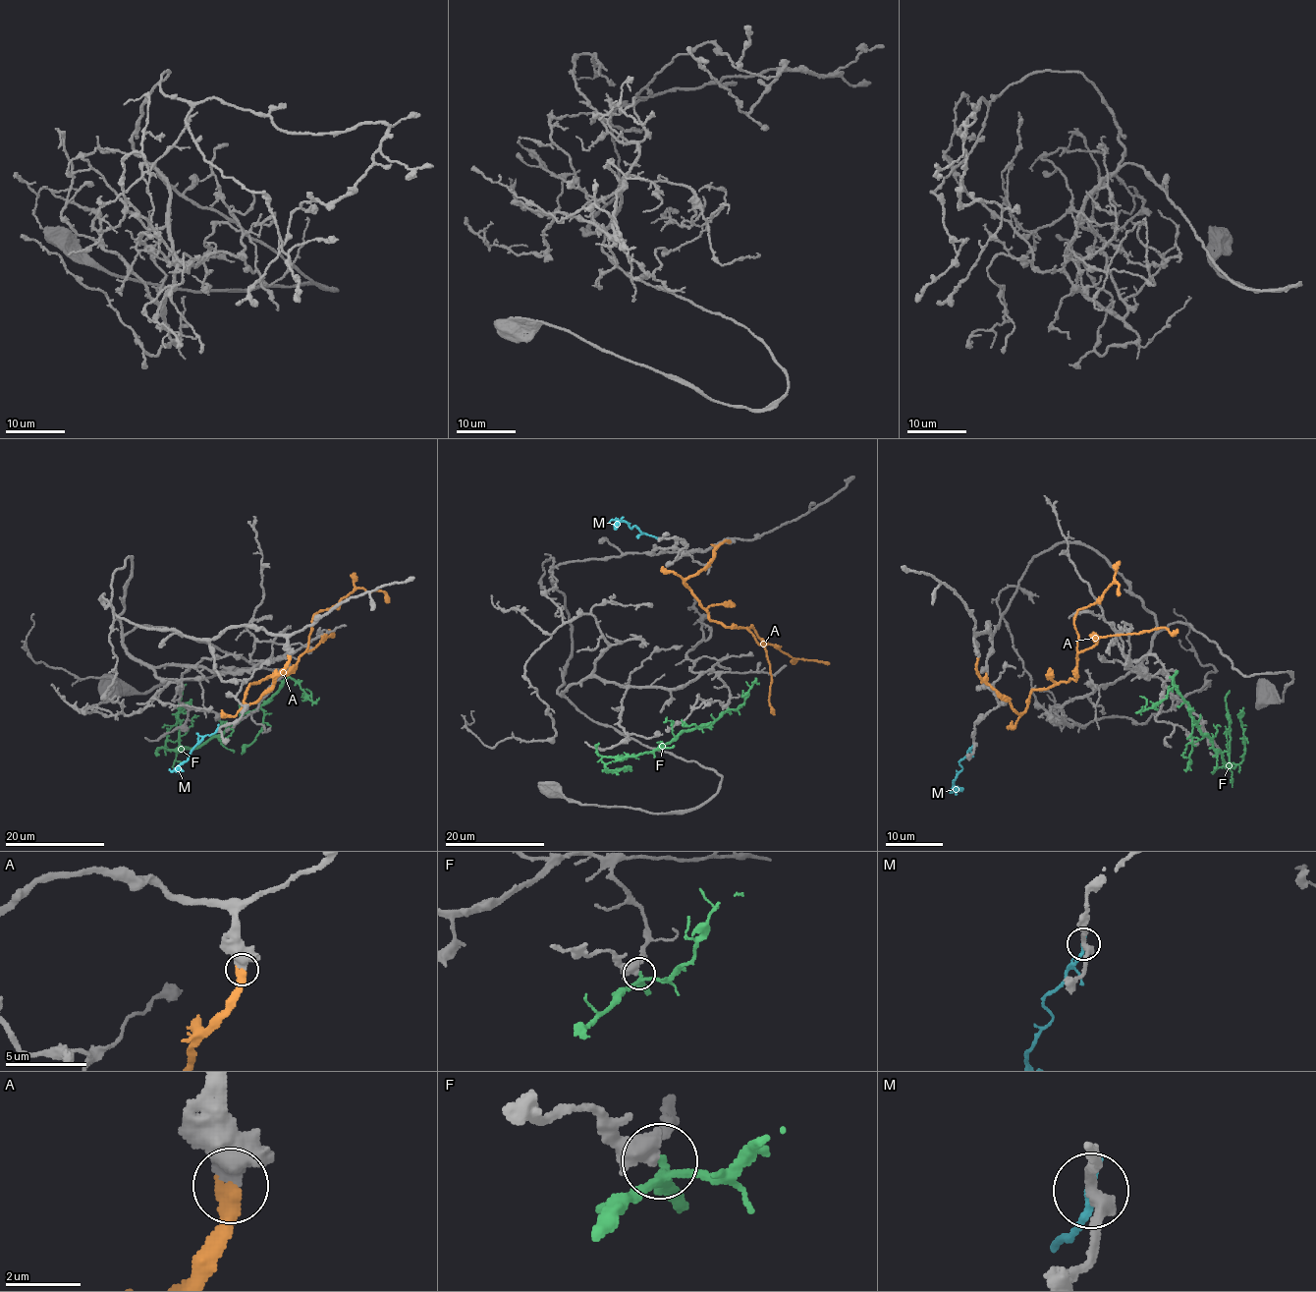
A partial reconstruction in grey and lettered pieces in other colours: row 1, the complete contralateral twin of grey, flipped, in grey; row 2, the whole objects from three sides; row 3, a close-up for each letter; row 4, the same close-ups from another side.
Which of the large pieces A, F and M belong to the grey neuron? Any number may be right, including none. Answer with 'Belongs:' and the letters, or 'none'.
Belongs: A

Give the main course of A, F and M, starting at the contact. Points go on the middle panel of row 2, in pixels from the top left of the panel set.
A: (730, 542), (721, 542), (684, 583), (711, 620), (752, 625), (795, 659), (828, 662)
F: (727, 707), (710, 724), (684, 730), (661, 747), (636, 757), (603, 757), (607, 772), (617, 768), (631, 771)
M: (658, 537), (644, 533), (635, 526), (630, 528), (626, 522), (609, 523)

